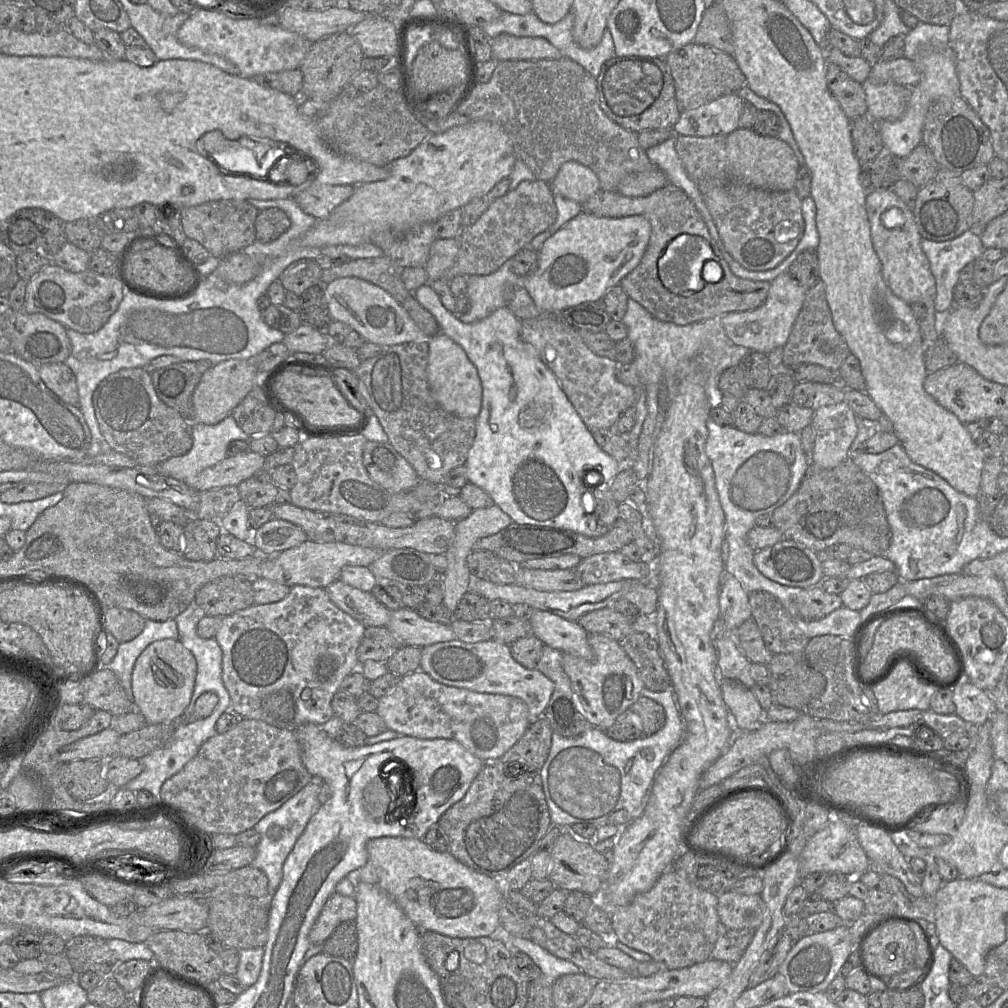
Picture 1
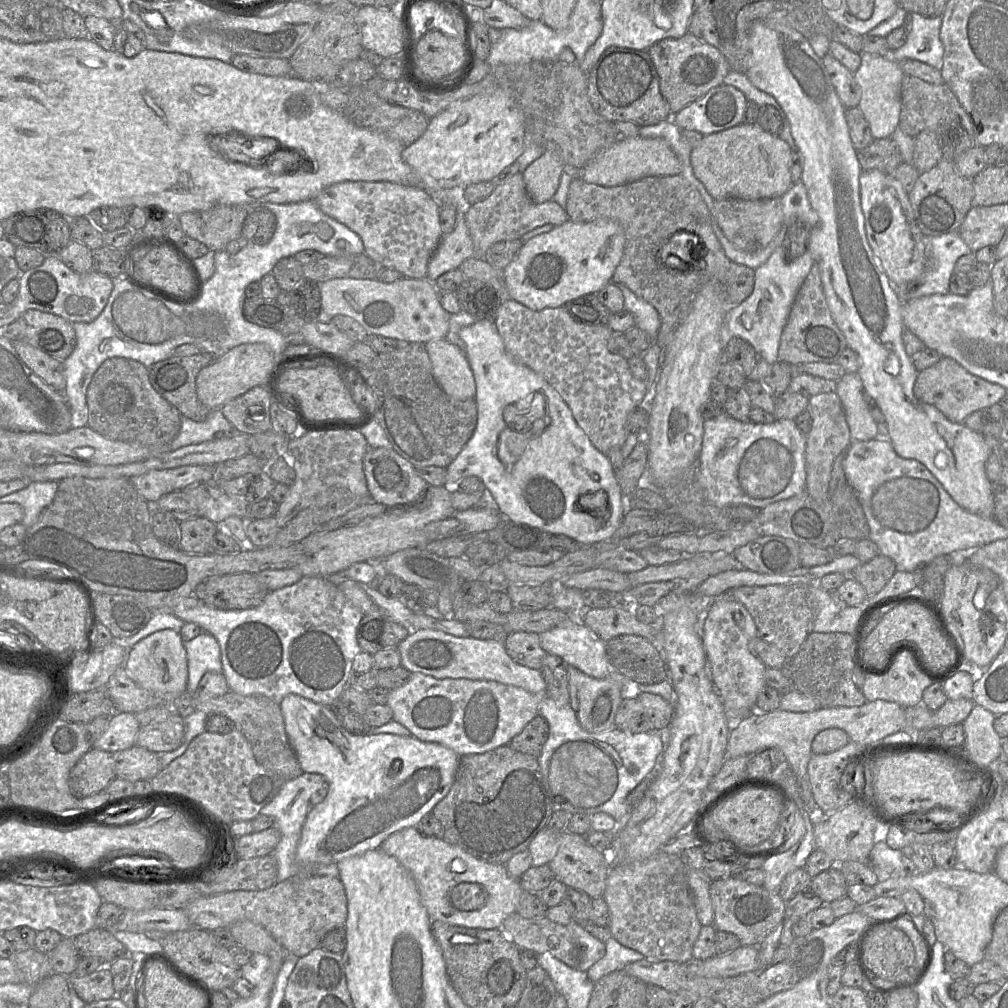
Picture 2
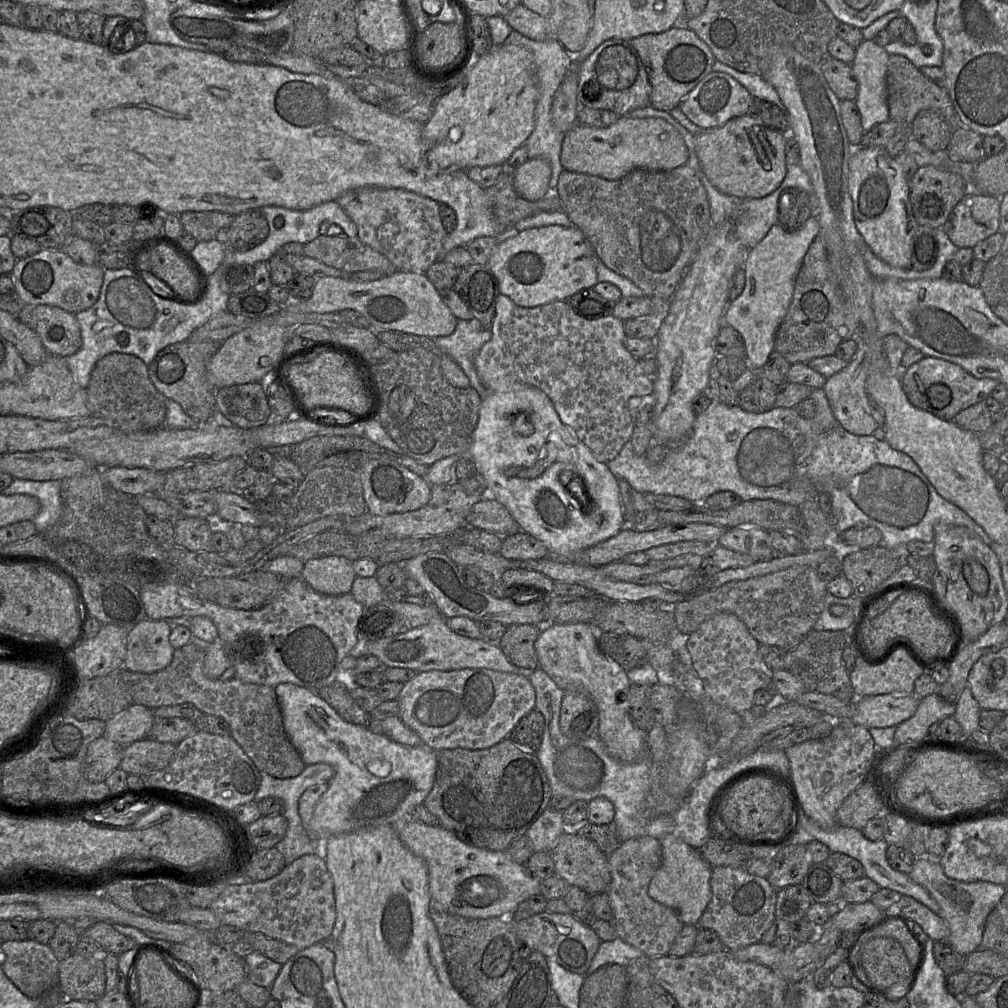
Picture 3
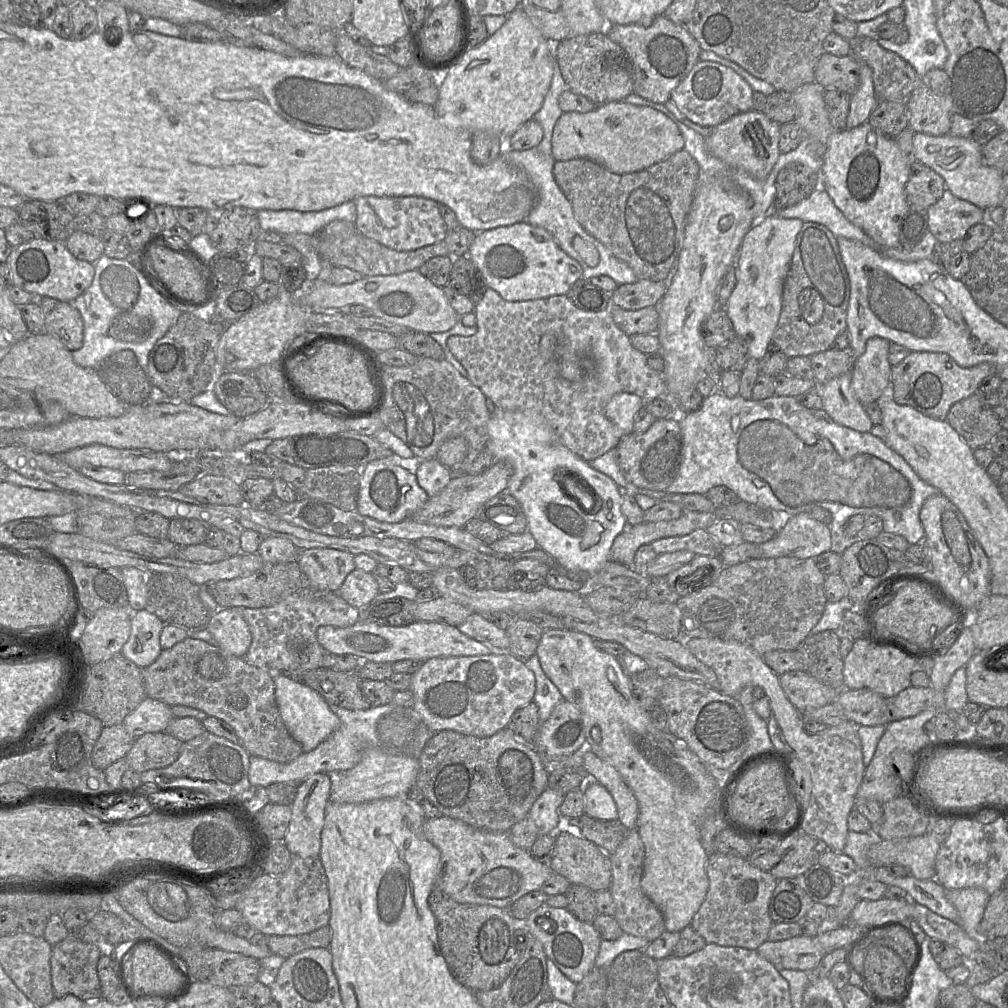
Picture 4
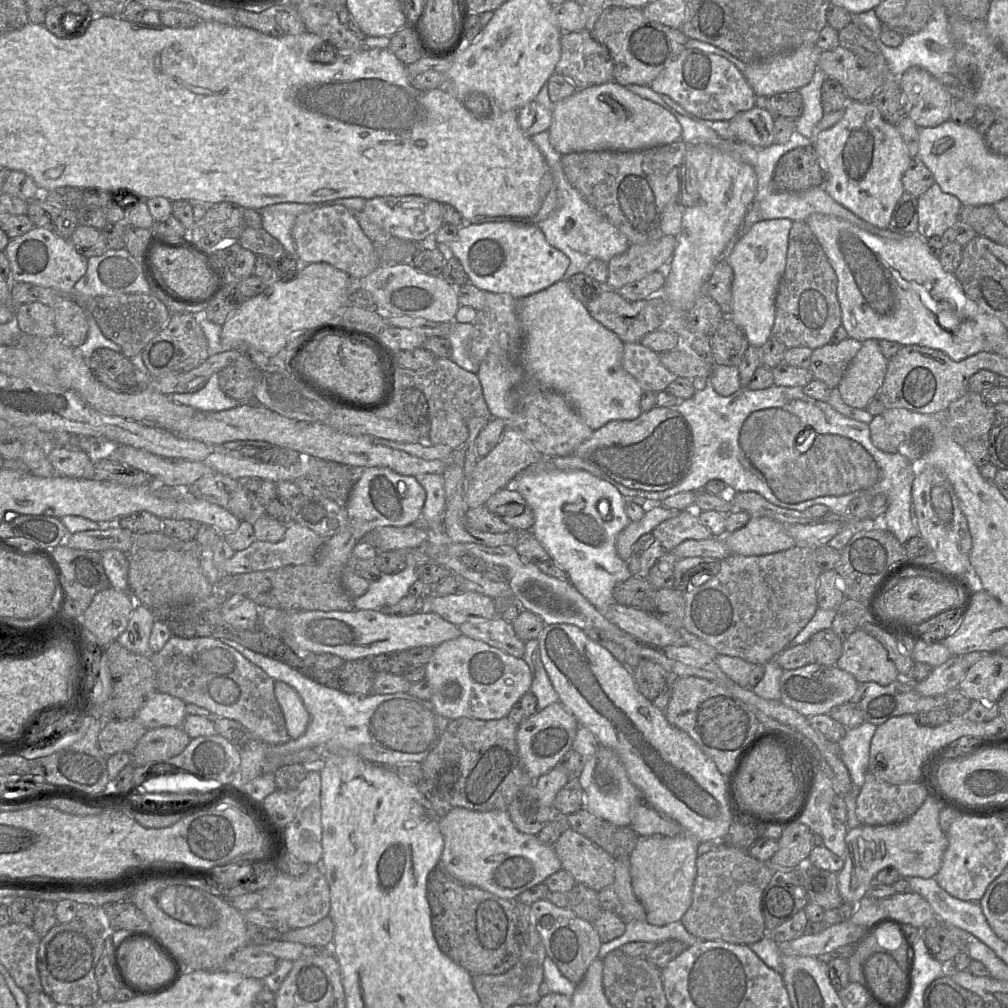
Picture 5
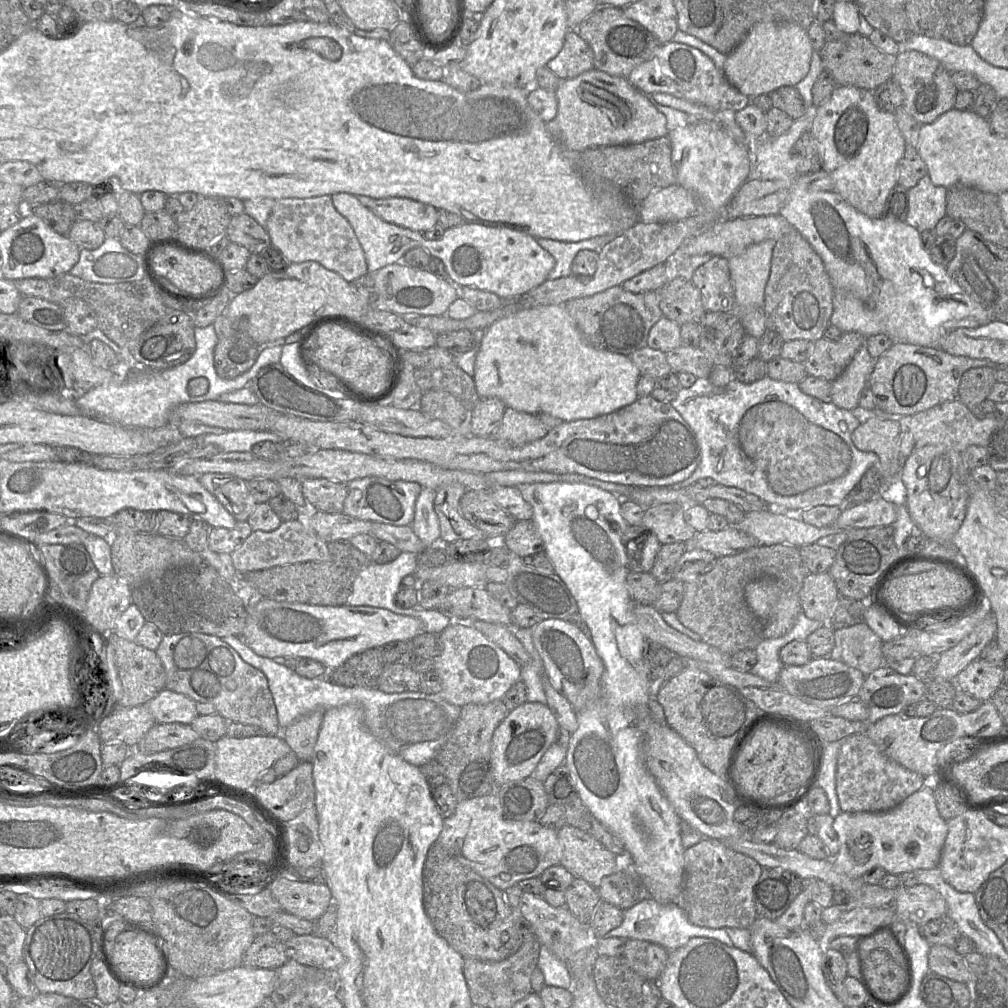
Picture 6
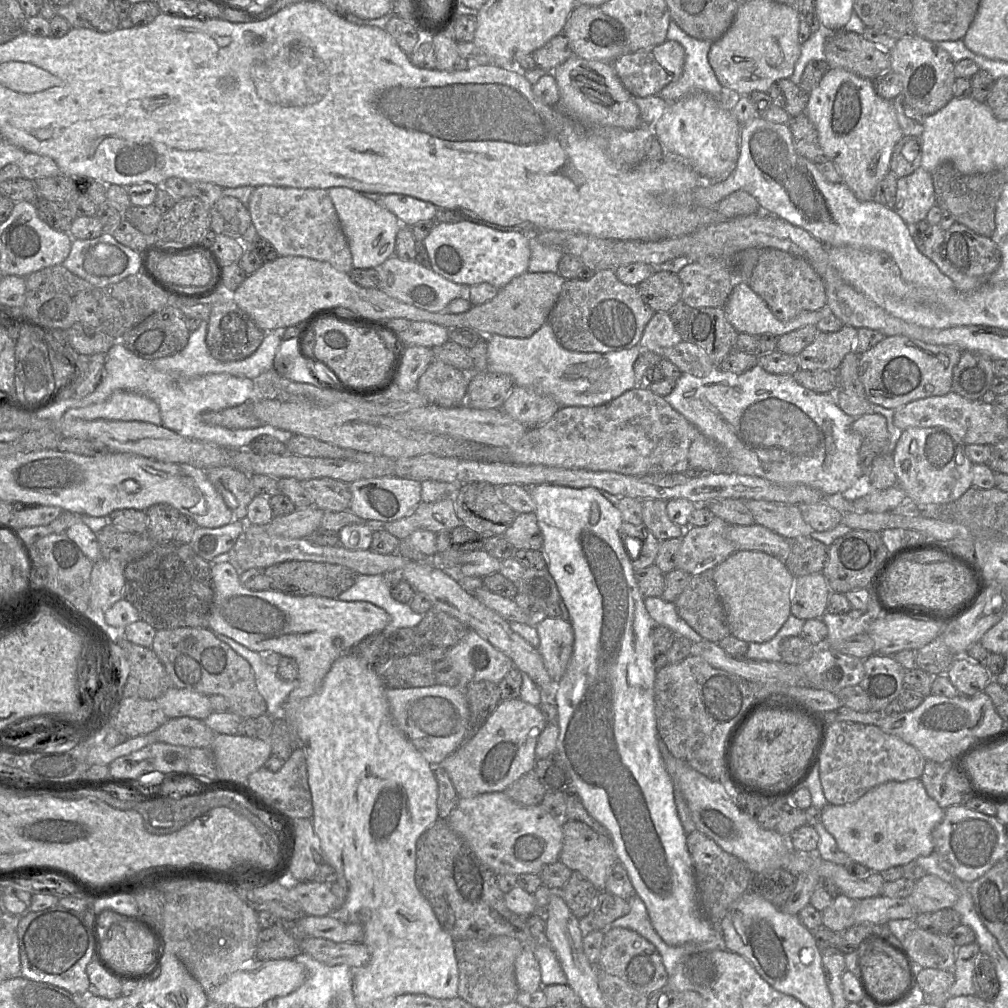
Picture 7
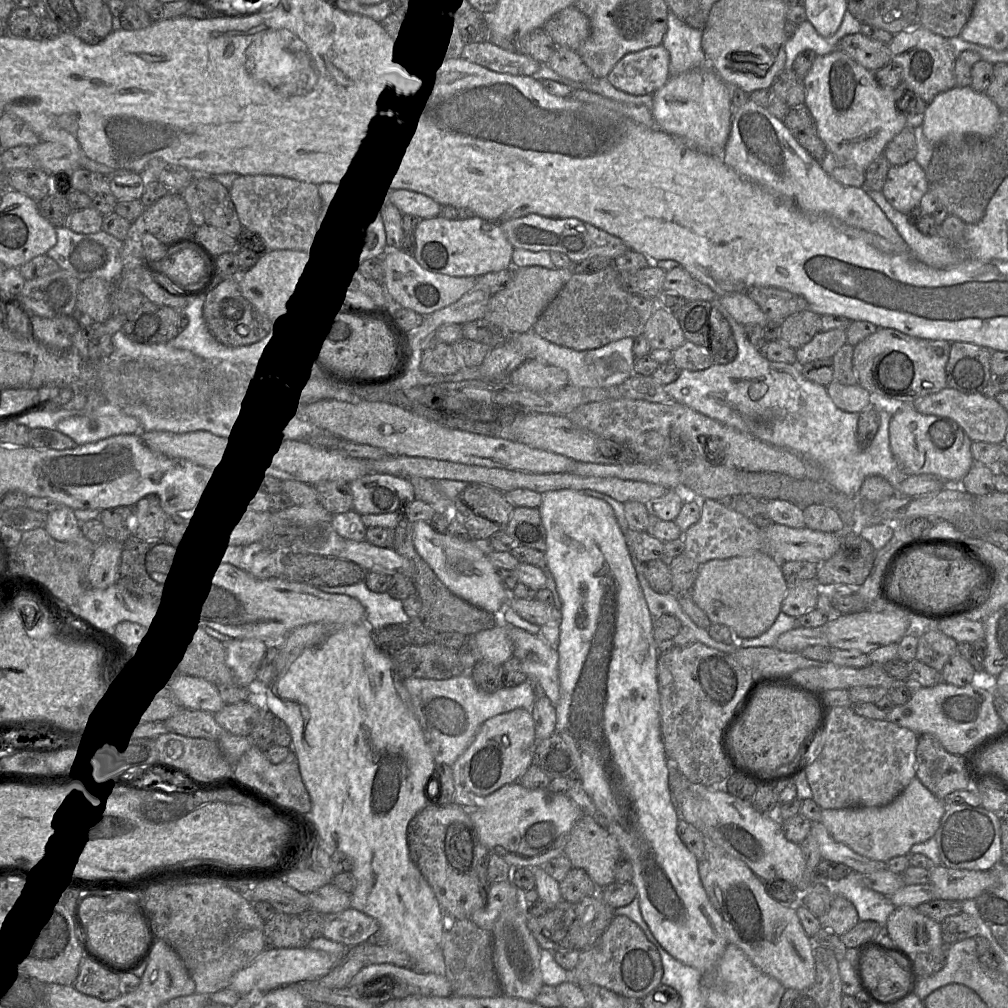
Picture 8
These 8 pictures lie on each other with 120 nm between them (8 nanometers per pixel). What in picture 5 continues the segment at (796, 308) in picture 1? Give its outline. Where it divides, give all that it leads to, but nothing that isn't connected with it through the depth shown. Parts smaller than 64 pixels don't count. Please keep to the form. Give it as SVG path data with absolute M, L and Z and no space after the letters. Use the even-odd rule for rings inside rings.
M785 218L760 220L739 237L727 257L734 279L730 317L745 333L751 346L761 348L770 337L775 320L775 301L785 271L788 236L793 221Z

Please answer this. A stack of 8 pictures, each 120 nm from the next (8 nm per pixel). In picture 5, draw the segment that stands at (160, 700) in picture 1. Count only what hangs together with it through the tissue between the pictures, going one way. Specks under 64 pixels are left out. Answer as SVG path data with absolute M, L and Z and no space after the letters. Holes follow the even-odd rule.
M136 603L128 626L117 641L133 653L151 657L154 652L149 646L149 638L155 621L155 616L150 609Z

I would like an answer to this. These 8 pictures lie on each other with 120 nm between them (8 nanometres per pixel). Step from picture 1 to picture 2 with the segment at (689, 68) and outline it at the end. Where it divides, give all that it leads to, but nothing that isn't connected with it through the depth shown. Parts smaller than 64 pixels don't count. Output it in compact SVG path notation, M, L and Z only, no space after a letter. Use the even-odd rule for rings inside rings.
M687 32L680 38L664 39L647 50L659 77L660 92L671 112L678 113L702 98L710 89L724 83L731 71L722 53L712 45Z

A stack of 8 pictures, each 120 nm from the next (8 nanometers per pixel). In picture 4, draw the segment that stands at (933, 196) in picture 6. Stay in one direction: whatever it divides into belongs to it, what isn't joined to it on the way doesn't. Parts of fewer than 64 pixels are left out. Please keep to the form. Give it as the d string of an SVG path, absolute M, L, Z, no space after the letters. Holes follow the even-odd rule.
M946 189L941 199L926 211L928 228L940 243L963 240L972 226L988 222L987 212Z

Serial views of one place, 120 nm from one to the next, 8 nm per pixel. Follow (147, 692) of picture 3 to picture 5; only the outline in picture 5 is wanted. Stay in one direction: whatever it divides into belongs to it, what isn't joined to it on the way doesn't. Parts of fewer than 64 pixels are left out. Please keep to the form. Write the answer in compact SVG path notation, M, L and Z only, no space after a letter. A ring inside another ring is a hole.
M171 636L164 647L151 656L151 663L156 673L157 691L177 697L186 704L203 707L209 710L213 717L228 718L240 722L252 733L254 739L267 744L284 744L291 739L274 694L275 681L261 668L219 639Z

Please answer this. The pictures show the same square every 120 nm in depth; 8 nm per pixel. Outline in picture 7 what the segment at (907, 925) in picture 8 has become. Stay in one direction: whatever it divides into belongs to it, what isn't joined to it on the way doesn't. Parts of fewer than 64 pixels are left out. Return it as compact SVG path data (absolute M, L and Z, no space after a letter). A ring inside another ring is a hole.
M916 927L907 934L903 946L918 967L954 972L957 947L949 936Z

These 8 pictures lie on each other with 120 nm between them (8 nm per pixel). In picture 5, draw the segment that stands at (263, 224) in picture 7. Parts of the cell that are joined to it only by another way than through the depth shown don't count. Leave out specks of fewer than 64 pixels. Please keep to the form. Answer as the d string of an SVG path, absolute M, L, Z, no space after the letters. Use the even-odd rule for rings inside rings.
M320 205L296 216L292 237L301 264L326 263L345 272L352 280L368 276L380 265L372 242L364 234L354 213L344 206Z

